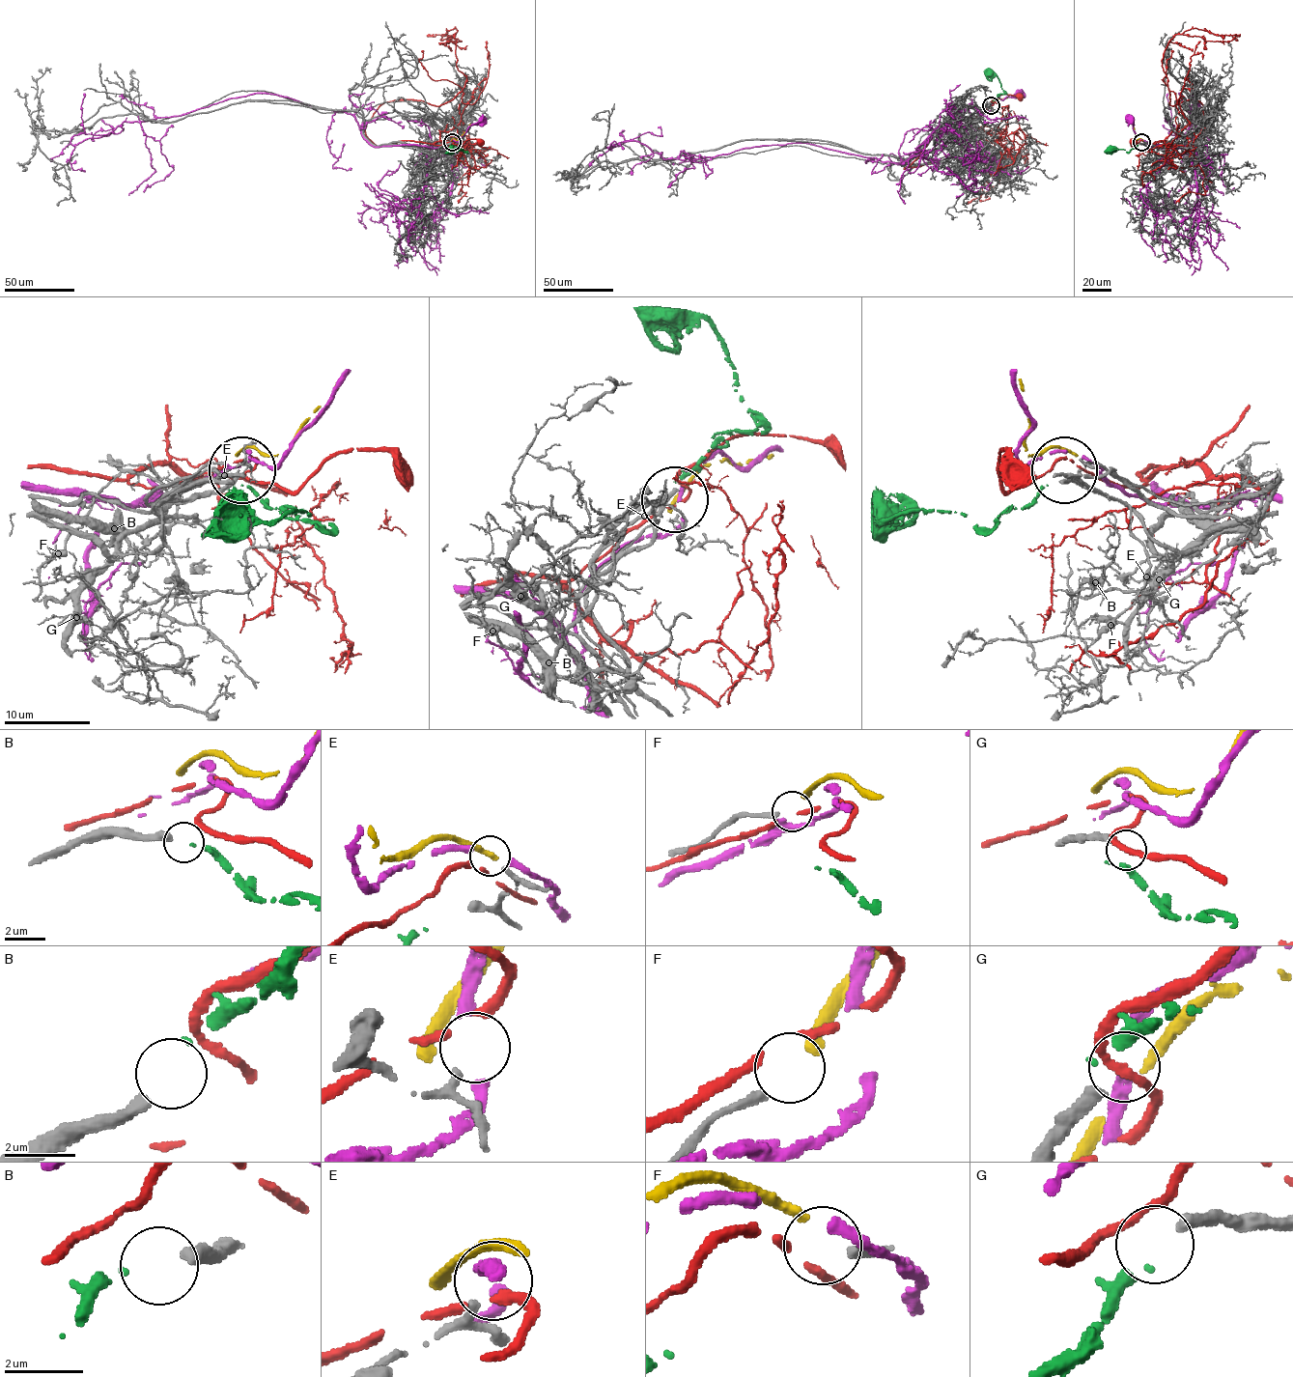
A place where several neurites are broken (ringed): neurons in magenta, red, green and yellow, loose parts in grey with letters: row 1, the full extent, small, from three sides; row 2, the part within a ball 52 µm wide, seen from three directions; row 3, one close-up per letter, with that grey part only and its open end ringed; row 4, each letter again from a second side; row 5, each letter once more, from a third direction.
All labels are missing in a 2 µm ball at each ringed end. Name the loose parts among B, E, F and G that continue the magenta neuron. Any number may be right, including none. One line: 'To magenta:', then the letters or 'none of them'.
To magenta: none of them

